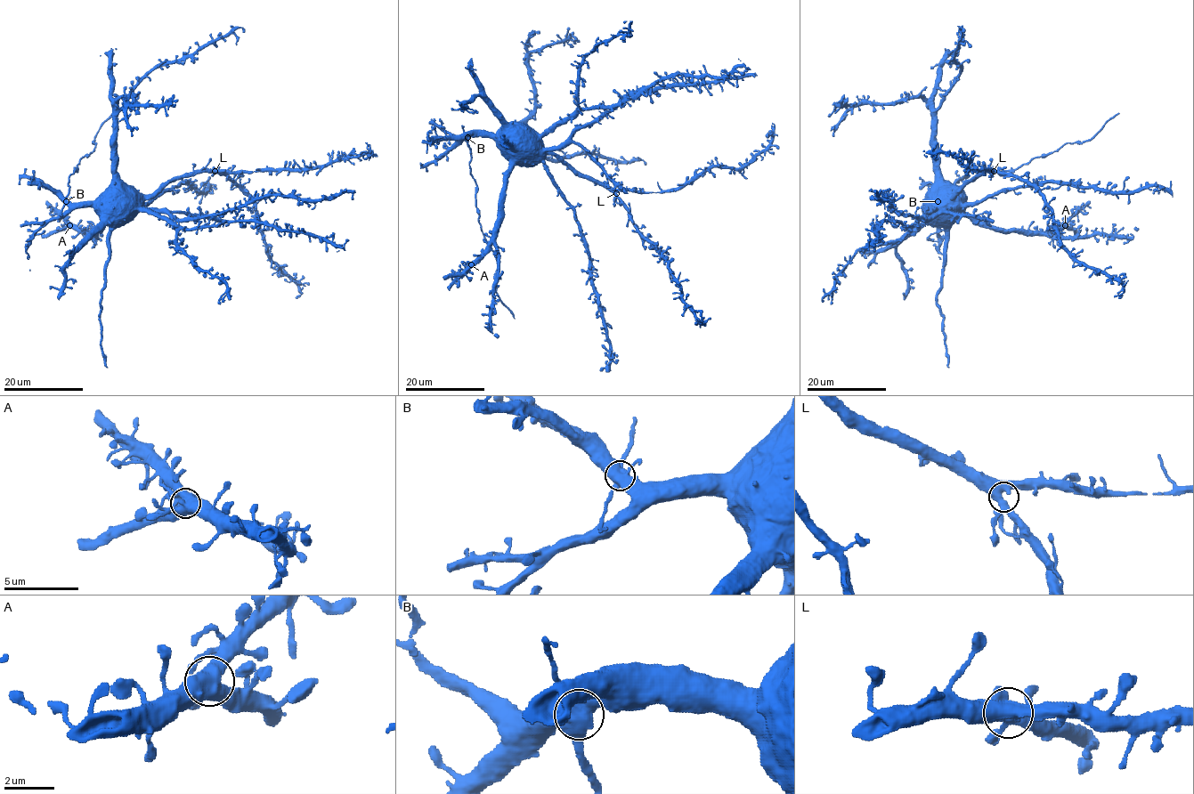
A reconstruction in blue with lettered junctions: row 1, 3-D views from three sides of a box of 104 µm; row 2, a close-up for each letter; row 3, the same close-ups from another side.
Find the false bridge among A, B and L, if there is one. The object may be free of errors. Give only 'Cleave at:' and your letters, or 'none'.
Cleave at: B

